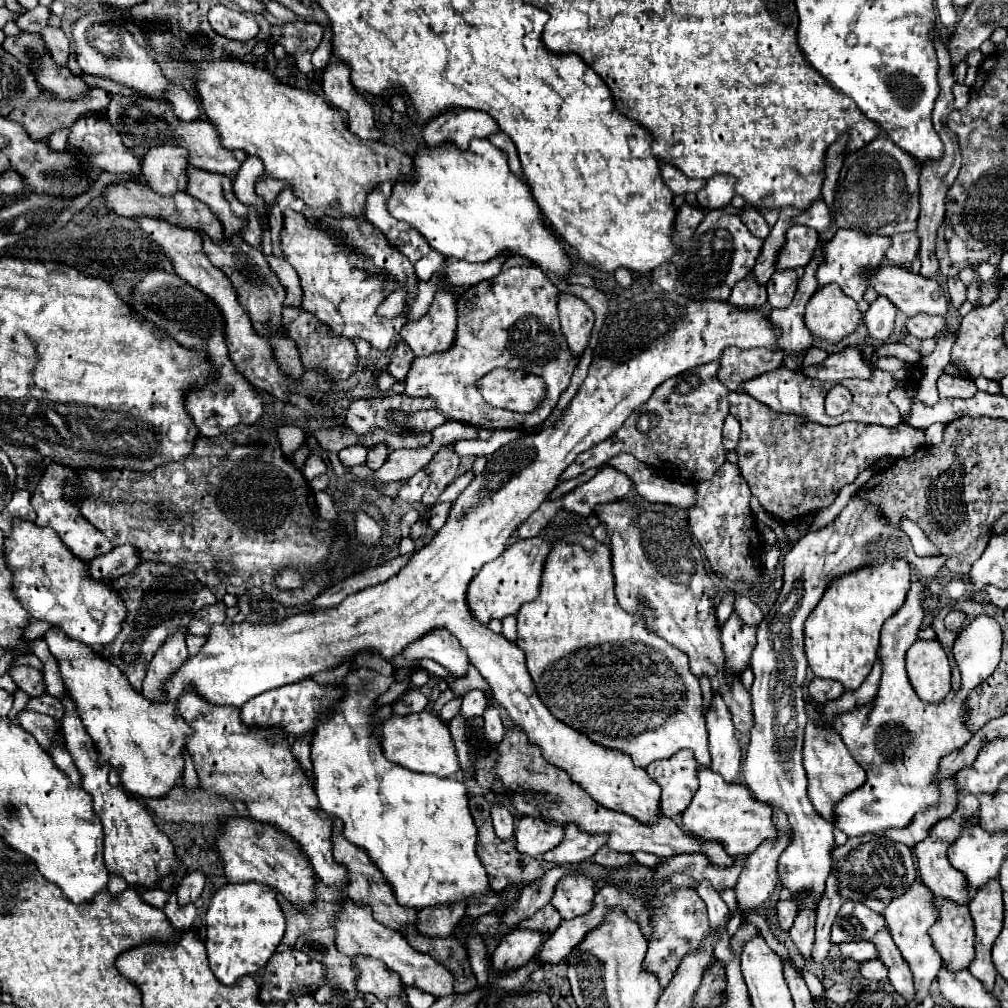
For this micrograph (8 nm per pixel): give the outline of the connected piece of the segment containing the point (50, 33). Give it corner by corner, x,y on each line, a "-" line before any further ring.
47,25
47,27
43,27
43,31
39,35
45,41
53,59
57,59
61,65
69,61
69,39
65,37
65,33
61,29

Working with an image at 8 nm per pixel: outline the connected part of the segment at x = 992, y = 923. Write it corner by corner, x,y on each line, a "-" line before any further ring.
989,881
985,889
979,889
969,901
969,911
975,923
975,959
969,963
969,971
985,985
987,991
993,991
997,971
991,963
991,947
1003,929
1001,885
997,881

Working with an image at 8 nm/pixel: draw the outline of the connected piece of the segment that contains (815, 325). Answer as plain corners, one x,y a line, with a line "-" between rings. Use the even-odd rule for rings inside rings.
835,283
819,287
807,303
805,325
815,337
841,341
853,333
859,323
861,313
857,309
857,303
847,297

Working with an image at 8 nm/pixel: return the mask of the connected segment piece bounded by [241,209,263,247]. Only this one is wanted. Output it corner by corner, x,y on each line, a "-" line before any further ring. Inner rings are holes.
251,209
251,215
249,215
249,219
247,219
247,225
243,227
243,231
241,231
241,237
249,243
249,245
253,245
253,247
261,247
259,245
259,241
261,241
261,225
259,225
259,219
257,219
257,215
255,215
255,211

